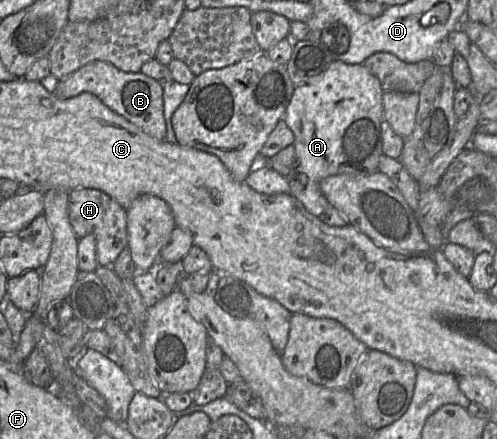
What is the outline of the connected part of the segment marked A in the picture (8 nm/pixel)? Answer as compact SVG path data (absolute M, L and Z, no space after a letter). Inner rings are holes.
M333 60L319 75L308 82L297 85L282 119L294 134L295 161L286 178L293 195L312 215L327 225L343 227L348 225L346 218L325 198L320 182L331 175L369 174L378 171L382 151L381 123L383 122L382 95L377 77L363 64L351 65Z

